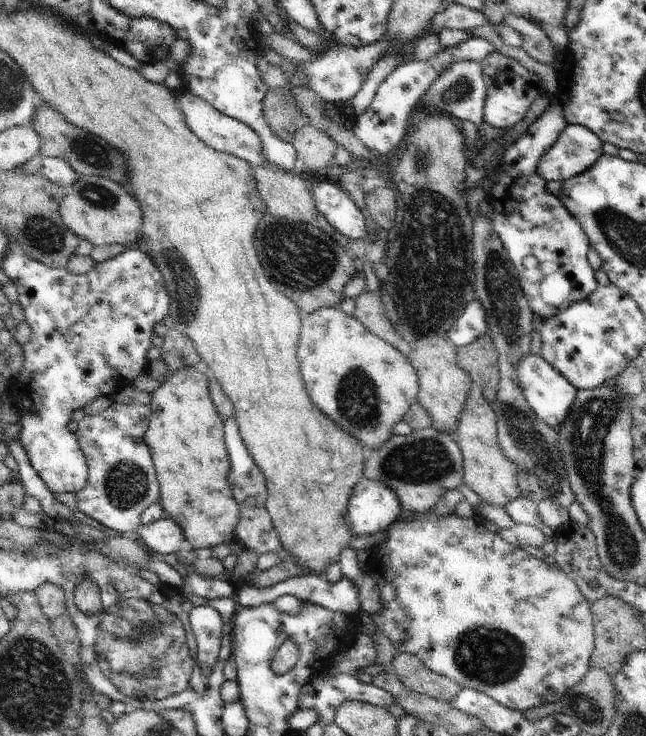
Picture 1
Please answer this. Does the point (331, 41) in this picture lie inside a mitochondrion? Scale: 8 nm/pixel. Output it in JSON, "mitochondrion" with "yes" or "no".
{"mitochondrion":"no"}

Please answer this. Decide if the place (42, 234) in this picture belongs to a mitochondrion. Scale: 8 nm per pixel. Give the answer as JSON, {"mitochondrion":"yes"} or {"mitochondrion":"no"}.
{"mitochondrion":"yes"}

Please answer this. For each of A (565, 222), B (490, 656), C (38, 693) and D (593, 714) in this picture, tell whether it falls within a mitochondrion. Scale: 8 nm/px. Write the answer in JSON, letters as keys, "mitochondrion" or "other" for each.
{"A":"other","B":"mitochondrion","C":"mitochondrion","D":"mitochondrion"}

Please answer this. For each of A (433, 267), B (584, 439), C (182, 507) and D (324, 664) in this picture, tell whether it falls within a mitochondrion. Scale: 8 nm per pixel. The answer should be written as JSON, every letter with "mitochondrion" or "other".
{"A":"mitochondrion","B":"mitochondrion","C":"other","D":"other"}

